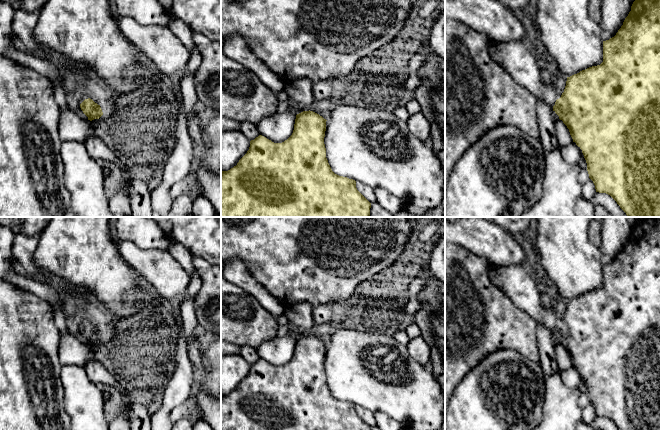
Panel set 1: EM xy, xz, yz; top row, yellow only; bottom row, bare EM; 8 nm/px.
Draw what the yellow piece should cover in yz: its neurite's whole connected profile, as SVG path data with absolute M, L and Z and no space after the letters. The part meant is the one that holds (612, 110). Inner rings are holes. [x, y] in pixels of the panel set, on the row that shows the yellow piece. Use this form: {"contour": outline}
{"contour": "M635 0L616 35L603 41L603 62L567 77L566 86L561 95L557 92L554 80L550 83L542 81L542 69L523 41L493 41L490 52L493 60L501 65L515 82L530 91L537 99L544 100L567 126L573 142L582 150L589 178L593 181L596 192L610 195L628 217L660 217L660 0Z"}

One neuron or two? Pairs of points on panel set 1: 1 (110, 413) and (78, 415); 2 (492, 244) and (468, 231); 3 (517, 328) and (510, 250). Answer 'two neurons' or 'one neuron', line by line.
1: two neurons
2: one neuron
3: two neurons

